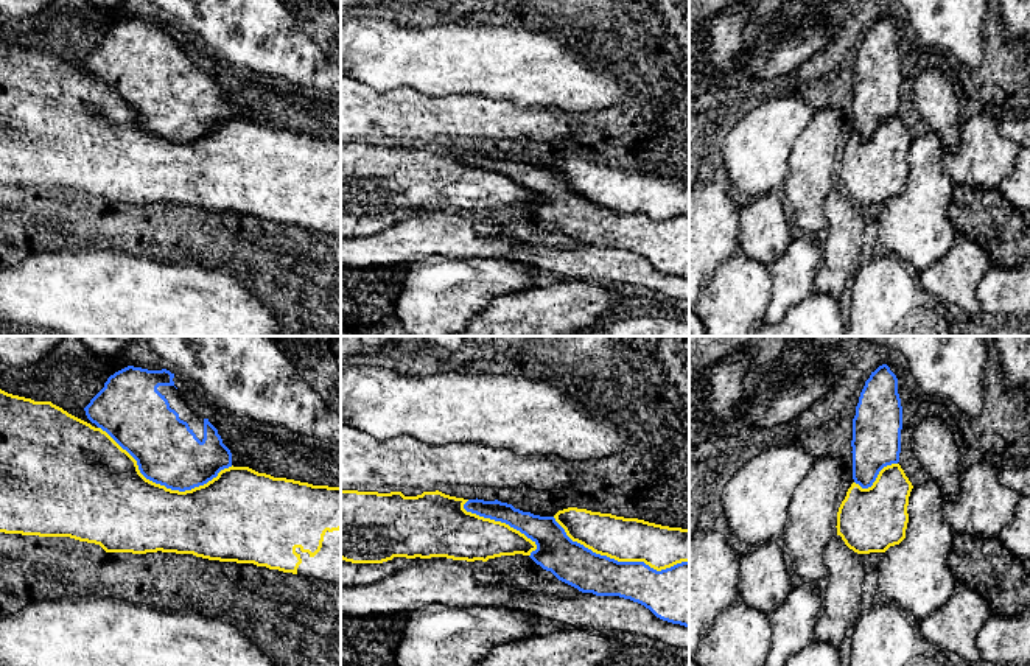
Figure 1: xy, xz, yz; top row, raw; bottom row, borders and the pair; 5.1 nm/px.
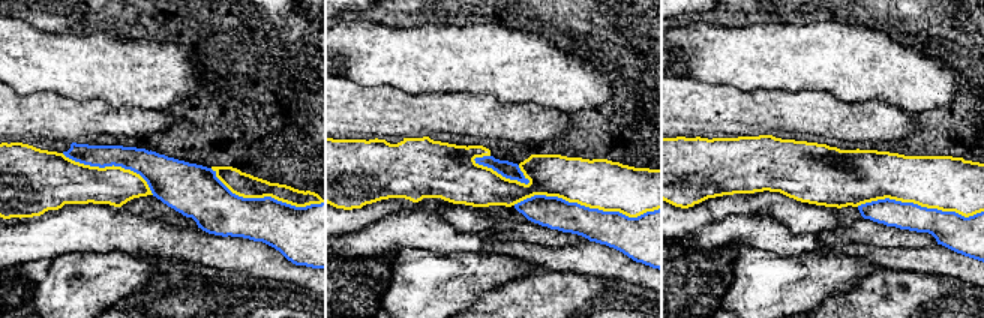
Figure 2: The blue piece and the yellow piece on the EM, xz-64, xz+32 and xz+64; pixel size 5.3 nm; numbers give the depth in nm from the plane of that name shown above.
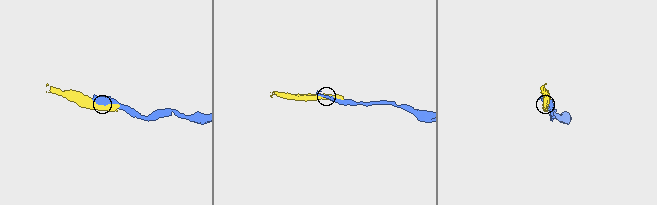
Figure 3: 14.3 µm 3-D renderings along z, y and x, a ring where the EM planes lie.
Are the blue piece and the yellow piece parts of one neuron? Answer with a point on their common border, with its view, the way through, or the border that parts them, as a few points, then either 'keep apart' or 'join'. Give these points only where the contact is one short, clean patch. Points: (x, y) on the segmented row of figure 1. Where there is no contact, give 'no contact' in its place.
meets blue in xy at (162, 484); keep apart

